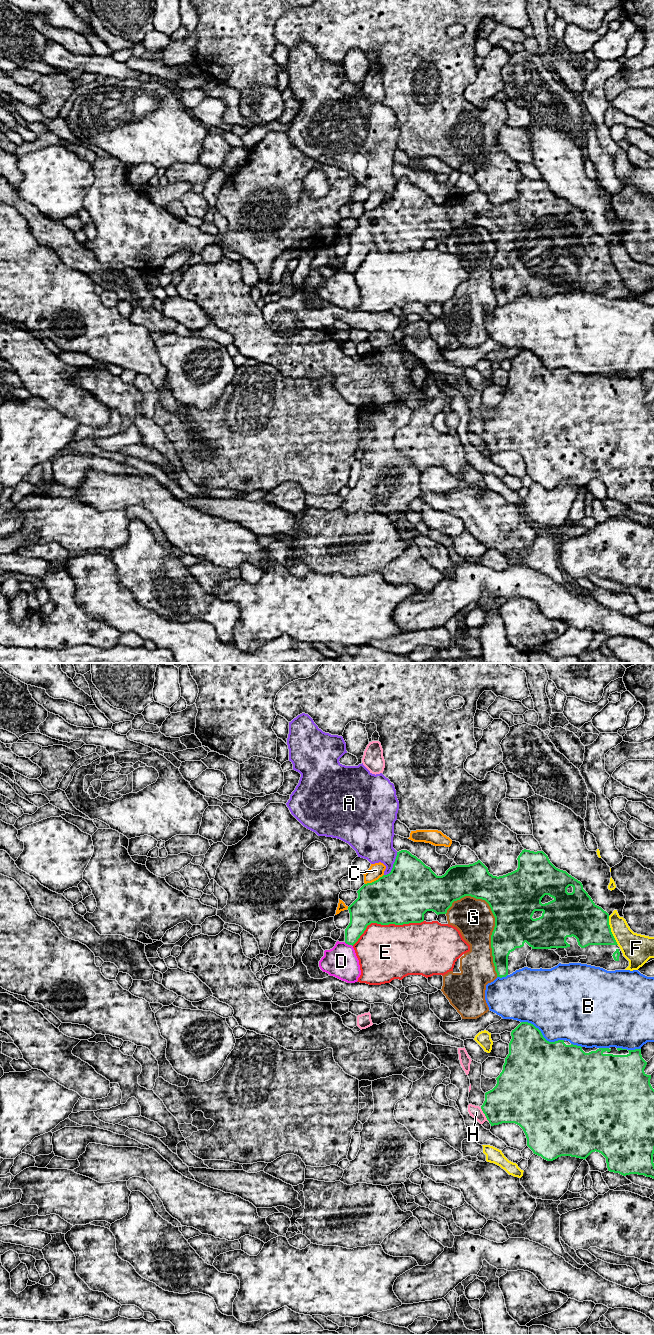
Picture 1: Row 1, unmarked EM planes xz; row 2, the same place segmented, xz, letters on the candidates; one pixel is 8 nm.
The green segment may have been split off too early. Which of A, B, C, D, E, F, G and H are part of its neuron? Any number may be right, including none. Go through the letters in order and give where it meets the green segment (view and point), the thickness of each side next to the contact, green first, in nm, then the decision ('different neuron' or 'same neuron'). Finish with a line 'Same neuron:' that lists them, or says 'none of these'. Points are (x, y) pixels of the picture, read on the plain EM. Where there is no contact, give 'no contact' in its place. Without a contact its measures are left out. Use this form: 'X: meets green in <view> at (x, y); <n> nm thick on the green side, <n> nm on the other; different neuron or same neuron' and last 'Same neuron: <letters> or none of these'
A: meets green in xz at (393, 193); 440 nm thick on the green side, 300 nm on the other; different neuron
B: meets green in xz at (542, 363); 460 nm thick on the green side, 460 nm on the other; different neuron
C: meets green in xz at (374, 209); 420 nm thick on the green side, 120 nm on the other; different neuron
D: meets green in xz at (348, 272); 180 nm thick on the green side, 260 nm on the other; different neuron
E: meets green in xz at (385, 252); 420 nm thick on the green side, 440 nm on the other; different neuron
F: meets green in xz at (610, 258); 320 nm thick on the green side, 220 nm on the other; different neuron
G: meets green in xz at (495, 251); 400 nm thick on the green side, 300 nm on the other; different neuron
H: meets green in xz at (484, 441); 360 nm thick on the green side, 100 nm on the other; different neuron
Same neuron: none of these

